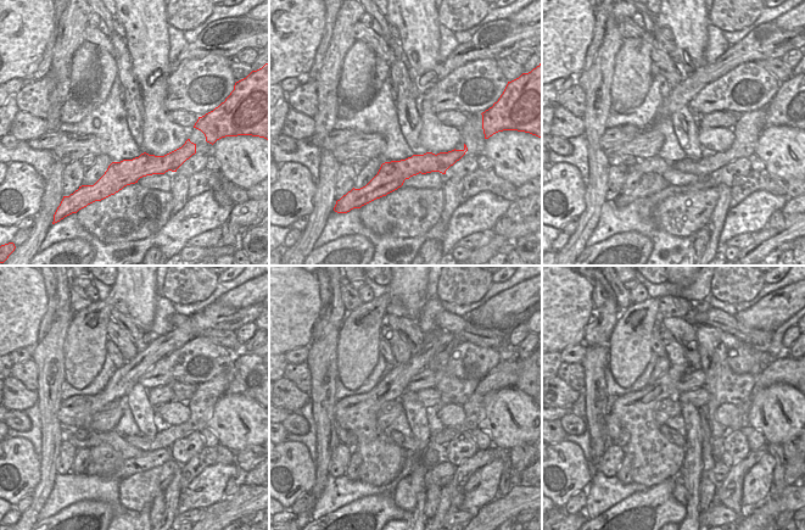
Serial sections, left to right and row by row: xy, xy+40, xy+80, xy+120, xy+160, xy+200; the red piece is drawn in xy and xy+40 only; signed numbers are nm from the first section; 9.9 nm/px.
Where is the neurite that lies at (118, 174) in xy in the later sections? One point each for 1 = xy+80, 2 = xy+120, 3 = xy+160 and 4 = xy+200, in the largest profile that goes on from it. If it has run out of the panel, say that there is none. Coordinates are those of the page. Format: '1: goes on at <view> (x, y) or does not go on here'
1: goes on at xy+80 (708, 166)
2: goes on at xy+120 (163, 439)
3: goes on at xy+160 (442, 438)
4: goes on at xy+200 (681, 442)

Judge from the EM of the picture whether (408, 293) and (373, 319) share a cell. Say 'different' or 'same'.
same

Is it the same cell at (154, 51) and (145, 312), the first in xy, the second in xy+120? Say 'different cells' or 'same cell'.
same cell

